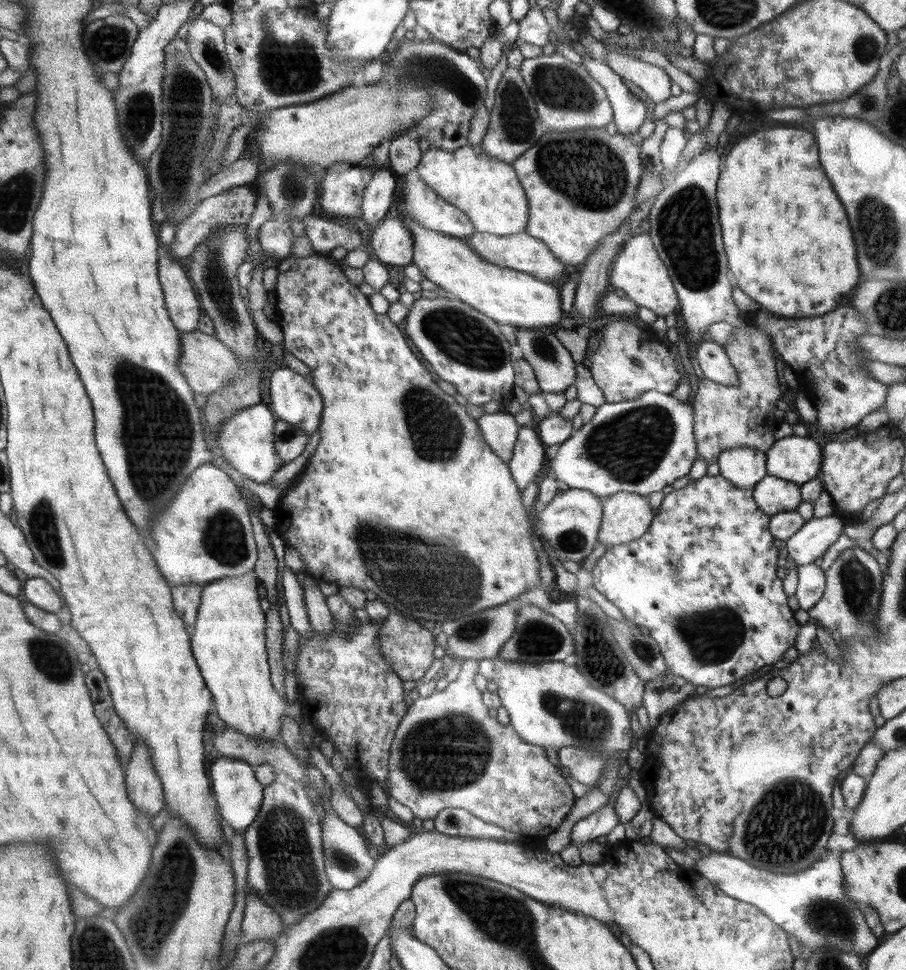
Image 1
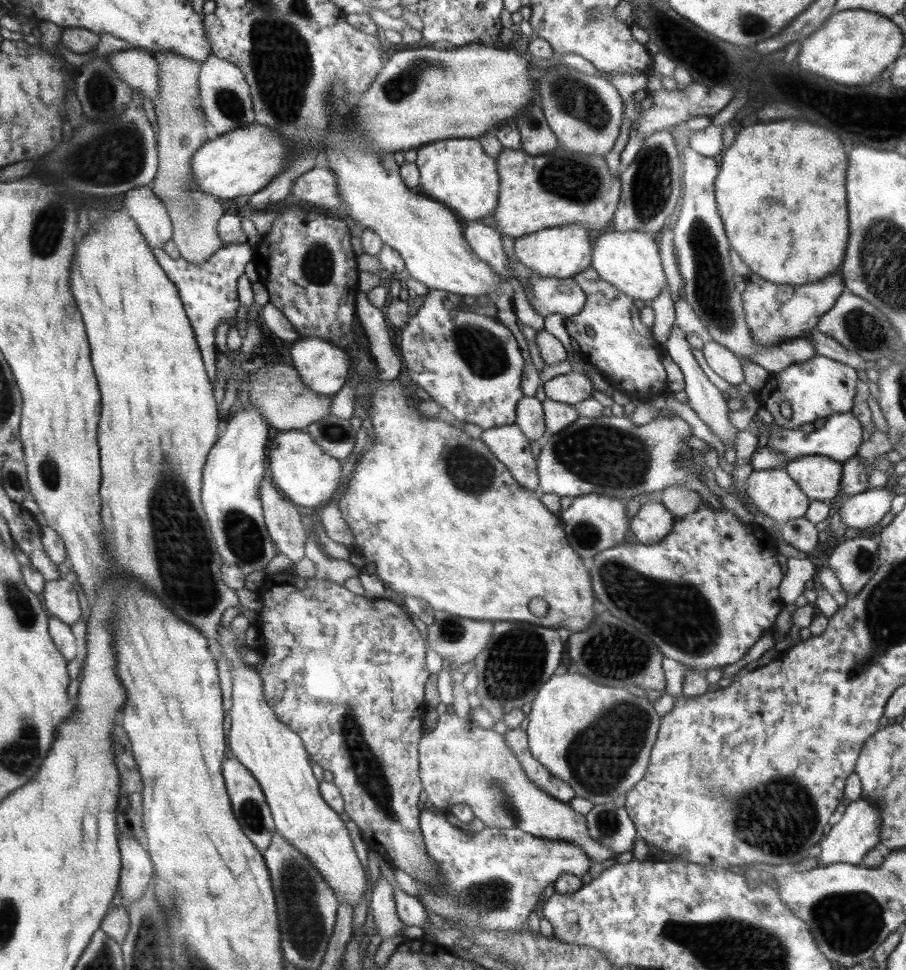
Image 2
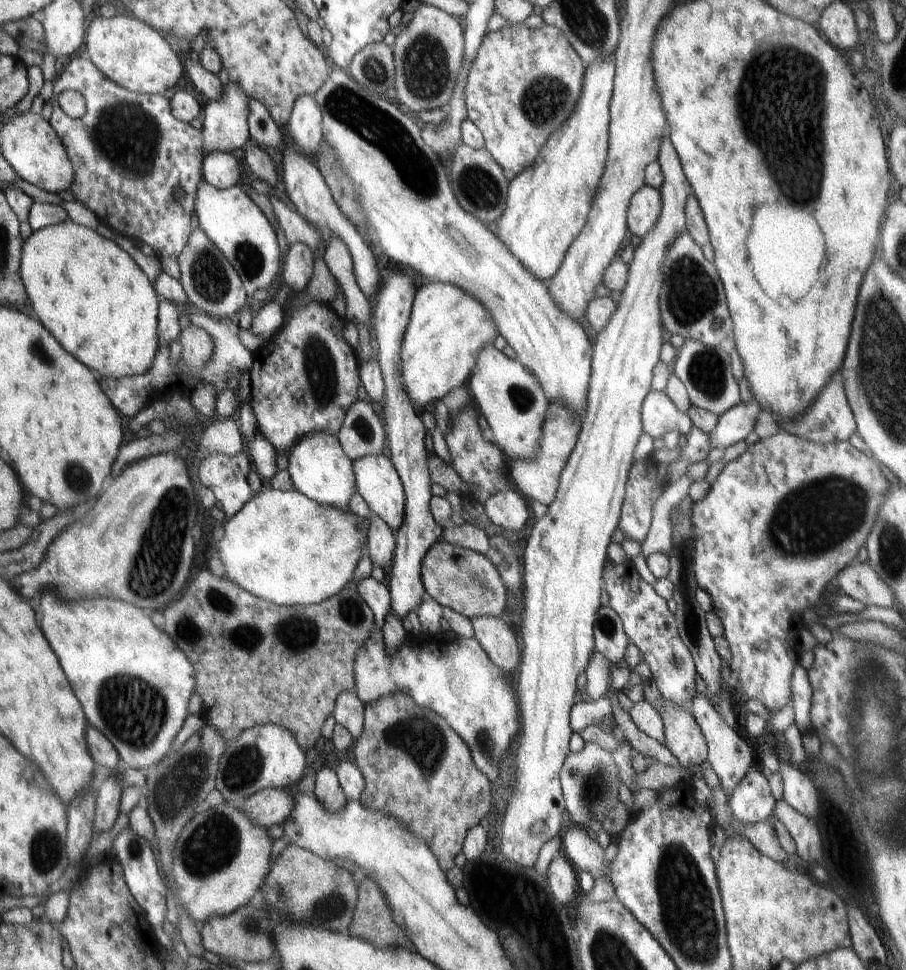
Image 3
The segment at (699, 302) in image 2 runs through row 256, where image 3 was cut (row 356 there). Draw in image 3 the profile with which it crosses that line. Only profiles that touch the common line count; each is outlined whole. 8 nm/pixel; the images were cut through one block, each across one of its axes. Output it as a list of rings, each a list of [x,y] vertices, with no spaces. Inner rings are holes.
[[[685,338],[671,367],[672,372],[684,383],[691,404],[719,417],[741,402],[730,362],[729,354],[720,345],[709,347],[693,338]]]

